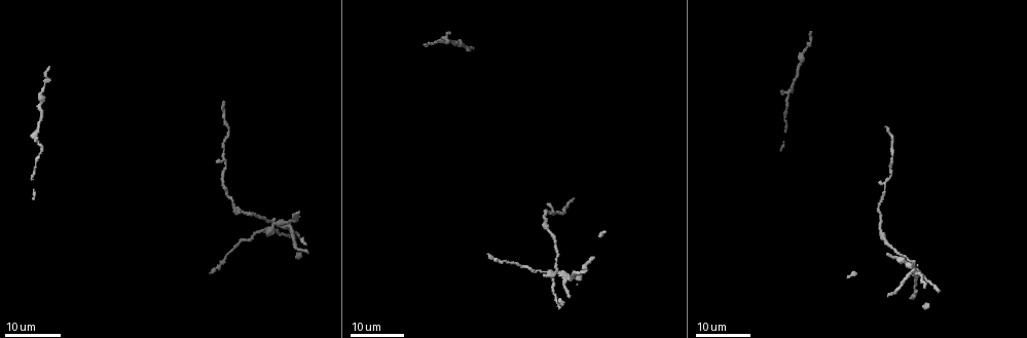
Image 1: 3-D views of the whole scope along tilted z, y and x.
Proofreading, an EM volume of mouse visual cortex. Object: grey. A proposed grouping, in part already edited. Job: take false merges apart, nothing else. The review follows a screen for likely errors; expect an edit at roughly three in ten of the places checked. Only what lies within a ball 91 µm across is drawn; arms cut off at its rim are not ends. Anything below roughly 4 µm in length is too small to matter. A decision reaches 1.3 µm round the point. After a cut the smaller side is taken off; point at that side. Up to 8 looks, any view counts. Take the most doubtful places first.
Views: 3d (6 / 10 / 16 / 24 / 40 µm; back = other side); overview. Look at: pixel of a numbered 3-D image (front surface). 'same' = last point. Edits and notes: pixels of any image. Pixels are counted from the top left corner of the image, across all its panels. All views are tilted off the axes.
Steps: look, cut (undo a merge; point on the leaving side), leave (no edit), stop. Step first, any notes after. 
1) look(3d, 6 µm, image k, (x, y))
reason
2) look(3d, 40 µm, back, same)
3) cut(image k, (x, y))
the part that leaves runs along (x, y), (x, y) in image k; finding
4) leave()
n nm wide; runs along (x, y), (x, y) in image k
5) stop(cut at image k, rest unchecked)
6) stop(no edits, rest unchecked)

look(3d, 24 µm, image 1, (274, 223))
four or more arms meet

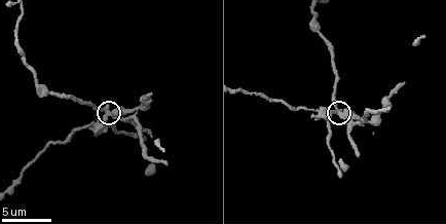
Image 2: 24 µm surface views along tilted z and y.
look(3d, 10 µm, image 2, (339, 114))

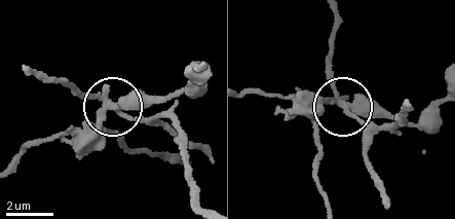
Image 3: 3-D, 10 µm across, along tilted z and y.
look(3d, 10 µm, back, image 3, (339, 105))
other side

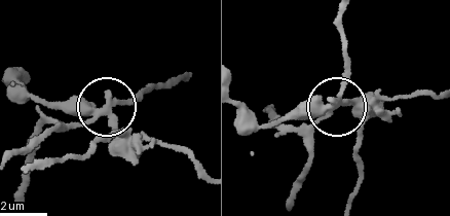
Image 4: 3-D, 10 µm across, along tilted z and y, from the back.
cut(image 4, (352, 109))
320 nm wide; two neurons meet here

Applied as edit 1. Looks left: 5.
look(overview)

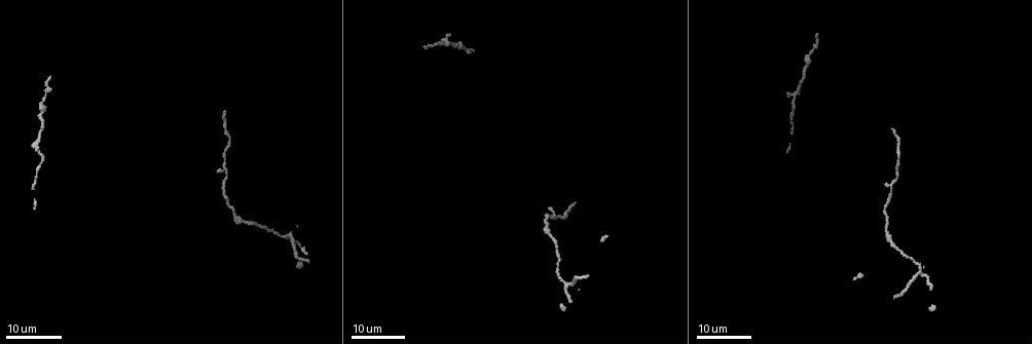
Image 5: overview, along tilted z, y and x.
look(3d, 24 µm, image 5, (795, 93))
small branch off a trunk

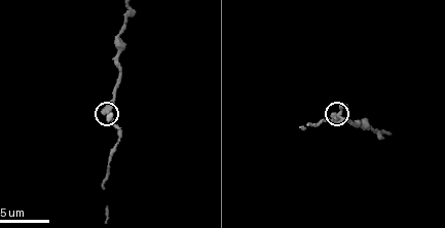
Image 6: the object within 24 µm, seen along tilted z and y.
look(3d, 6 µm, image 6, (338, 113))

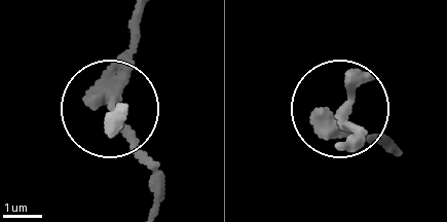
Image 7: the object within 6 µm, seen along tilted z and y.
look(3d, 6 µm, back, image 7, (345, 113))

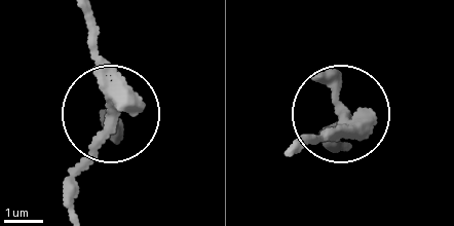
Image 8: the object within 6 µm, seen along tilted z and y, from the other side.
leave()
continuous, no second neuron

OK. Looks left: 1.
look(3d, 10 µm, image 2, (320, 35))
calibre changes

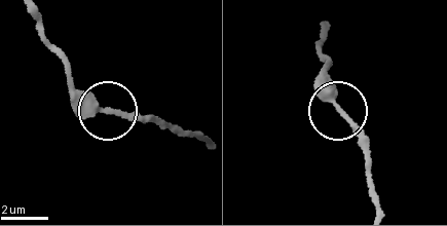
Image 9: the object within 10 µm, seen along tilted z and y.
leave()
runs along (31, 14), (78, 91), (108, 109), (157, 116) in image 9; one neuron here

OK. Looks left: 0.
stop(cut at image 4, rest unchecked)

